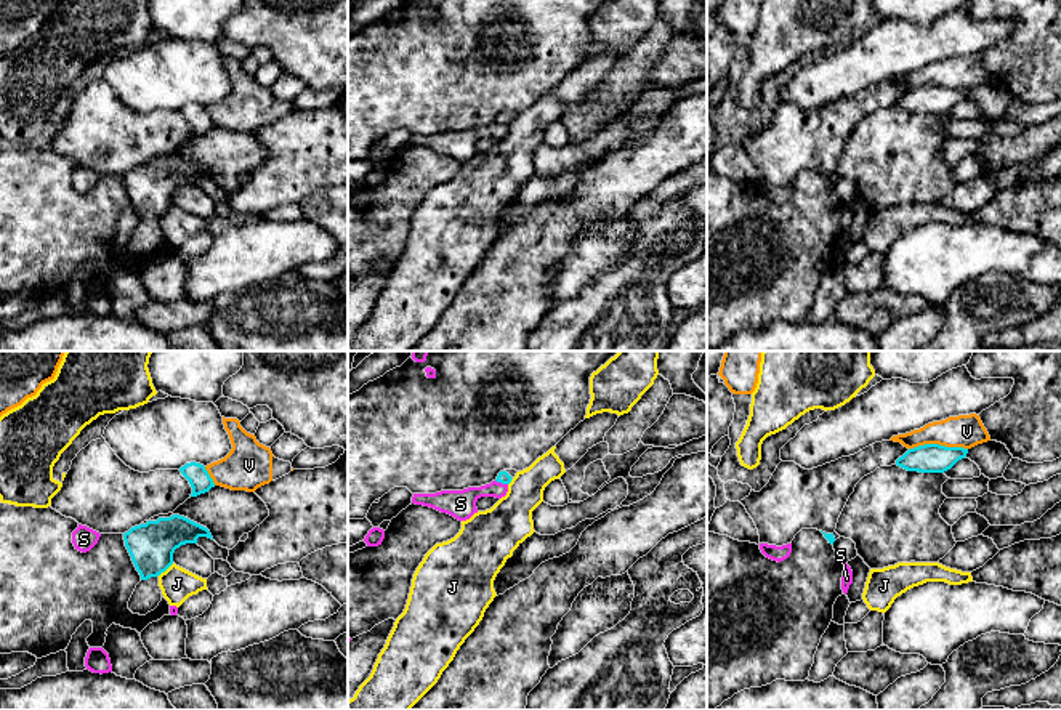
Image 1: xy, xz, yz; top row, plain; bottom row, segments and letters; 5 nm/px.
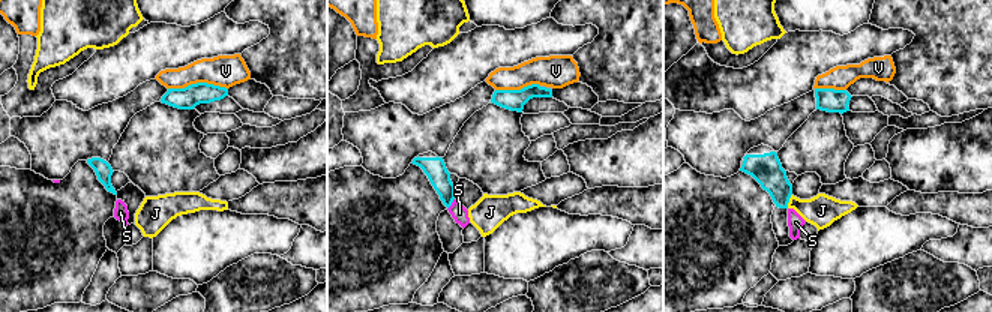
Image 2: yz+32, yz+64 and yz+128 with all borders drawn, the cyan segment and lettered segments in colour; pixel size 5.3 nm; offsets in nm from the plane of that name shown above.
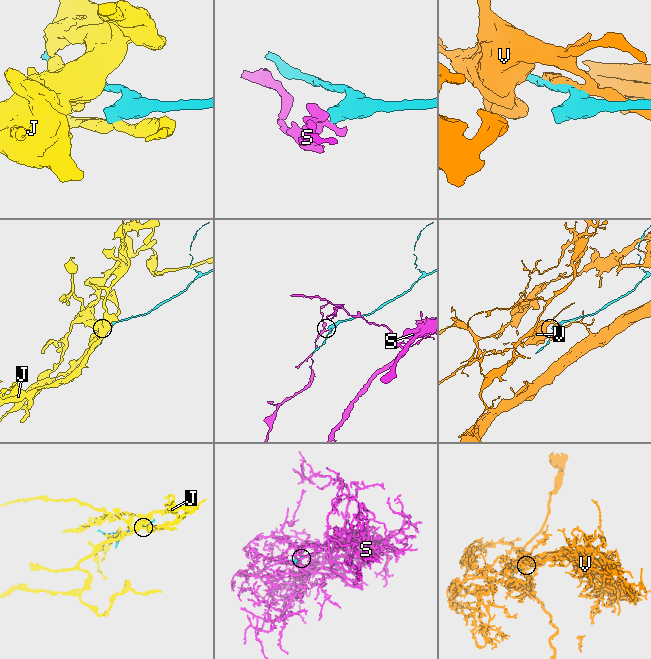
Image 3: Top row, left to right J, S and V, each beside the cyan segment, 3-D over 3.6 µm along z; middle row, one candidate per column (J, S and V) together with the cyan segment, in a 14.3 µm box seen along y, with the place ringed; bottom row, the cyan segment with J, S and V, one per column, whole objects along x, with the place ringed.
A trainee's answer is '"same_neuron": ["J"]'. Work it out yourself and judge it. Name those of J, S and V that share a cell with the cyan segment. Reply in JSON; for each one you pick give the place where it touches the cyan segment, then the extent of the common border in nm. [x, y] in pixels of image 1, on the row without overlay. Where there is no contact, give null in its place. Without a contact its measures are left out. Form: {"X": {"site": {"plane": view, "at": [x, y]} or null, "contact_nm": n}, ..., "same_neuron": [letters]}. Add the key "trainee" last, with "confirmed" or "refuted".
{"same_neuron": [], "trainee": "refuted"}

